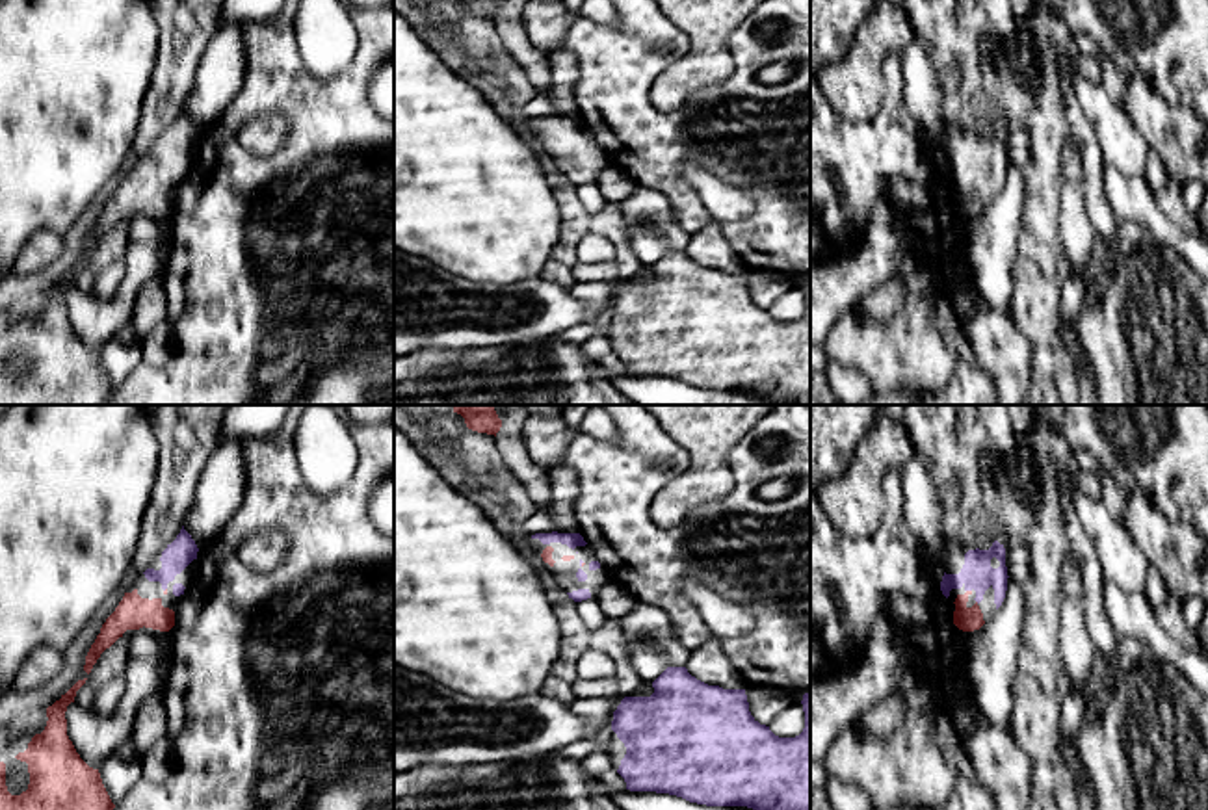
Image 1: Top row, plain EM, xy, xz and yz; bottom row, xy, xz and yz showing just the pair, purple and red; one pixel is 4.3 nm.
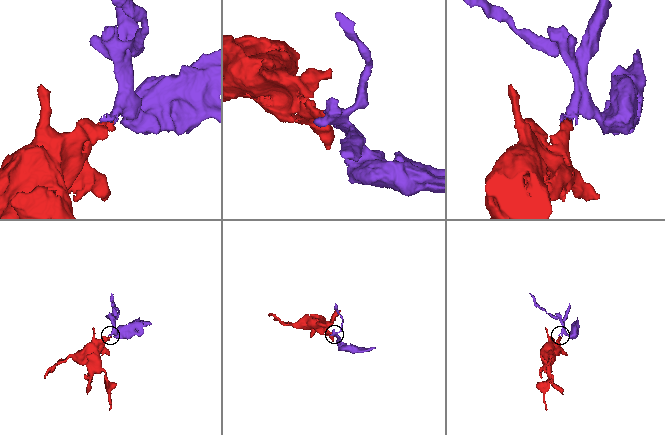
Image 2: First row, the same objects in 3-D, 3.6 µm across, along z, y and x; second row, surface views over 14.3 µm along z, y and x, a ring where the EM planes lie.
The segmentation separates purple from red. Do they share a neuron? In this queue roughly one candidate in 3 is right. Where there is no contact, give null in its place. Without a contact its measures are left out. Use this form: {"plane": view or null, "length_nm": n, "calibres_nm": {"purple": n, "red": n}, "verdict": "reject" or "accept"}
{"plane": "yz", "length_nm": 30, "calibres_nm": {"purple": 140, "red": 110}, "verdict": "accept"}

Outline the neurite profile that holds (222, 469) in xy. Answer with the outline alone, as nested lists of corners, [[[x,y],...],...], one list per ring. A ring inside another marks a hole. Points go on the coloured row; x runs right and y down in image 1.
[[[236,438],[219,442],[199,479],[210,481],[212,490],[191,513],[190,528],[197,537],[197,548],[204,548],[223,529],[240,503],[240,448]]]

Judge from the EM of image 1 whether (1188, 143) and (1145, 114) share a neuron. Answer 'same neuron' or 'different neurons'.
same neuron

